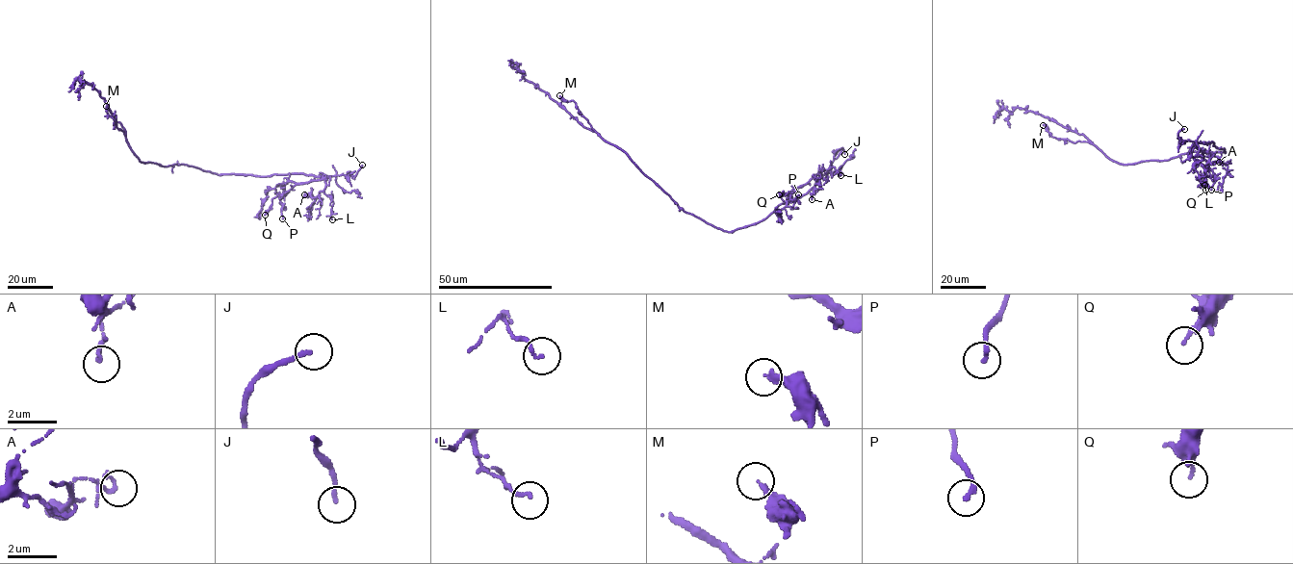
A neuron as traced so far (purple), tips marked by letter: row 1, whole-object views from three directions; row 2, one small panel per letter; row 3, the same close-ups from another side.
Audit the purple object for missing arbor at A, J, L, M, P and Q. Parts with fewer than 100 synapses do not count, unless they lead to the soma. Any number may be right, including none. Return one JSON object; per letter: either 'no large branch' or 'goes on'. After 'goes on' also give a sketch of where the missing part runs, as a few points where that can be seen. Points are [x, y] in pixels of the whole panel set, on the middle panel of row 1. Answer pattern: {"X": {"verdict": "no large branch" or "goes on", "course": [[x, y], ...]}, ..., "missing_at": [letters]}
{"A": {"verdict": "no large branch"}, "J": {"verdict": "goes on", "course": [[844, 154], [845, 161], [861, 166], [865, 173], [858, 191], [863, 221], [857, 231]]}, "L": {"verdict": "no large branch"}, "M": {"verdict": "no large branch"}, "P": {"verdict": "no large branch"}, "Q": {"verdict": "no large branch"}, "missing_at": ["J"]}

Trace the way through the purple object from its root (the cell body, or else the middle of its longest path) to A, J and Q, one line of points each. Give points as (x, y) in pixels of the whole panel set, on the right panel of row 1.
A: (1200, 151), (1224, 153), (1225, 148), (1216, 147), (1211, 141), (1200, 142), (1191, 152), (1203, 165), (1219, 162)
J: (1200, 151), (1224, 153), (1225, 149), (1216, 147), (1211, 141), (1180, 140), (1178, 132), (1184, 129)
Q: (1200, 151), (1224, 153), (1225, 149), (1216, 147), (1211, 141), (1196, 144), (1207, 164), (1203, 169), (1205, 190)

